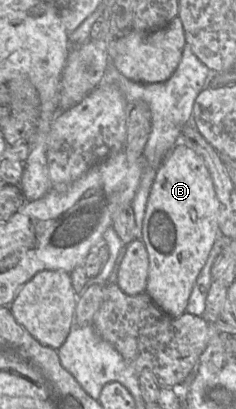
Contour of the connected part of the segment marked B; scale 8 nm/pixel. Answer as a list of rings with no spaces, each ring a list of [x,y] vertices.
[[[178,142],[157,169],[142,221],[141,238],[149,257],[146,293],[162,311],[171,317],[176,318],[186,312],[196,279],[220,235],[218,214],[219,201],[203,158],[185,144]]]

